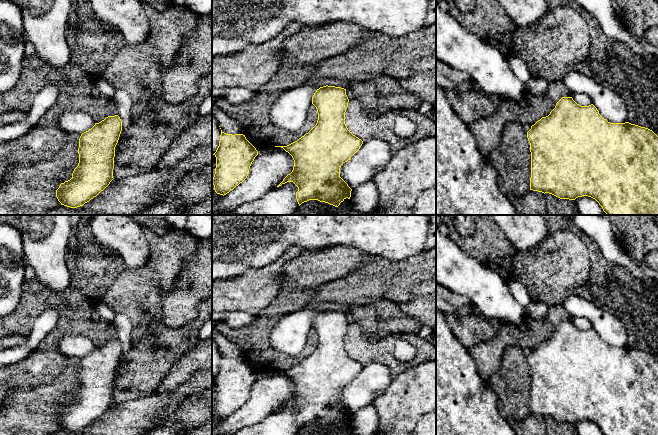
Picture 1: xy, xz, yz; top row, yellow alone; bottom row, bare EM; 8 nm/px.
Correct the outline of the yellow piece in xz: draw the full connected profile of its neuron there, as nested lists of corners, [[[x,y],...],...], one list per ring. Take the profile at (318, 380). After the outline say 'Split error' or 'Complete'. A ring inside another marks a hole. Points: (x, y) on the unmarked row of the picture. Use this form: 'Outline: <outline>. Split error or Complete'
Outline: [[[328,309],[320,311],[312,321],[318,337],[316,349],[297,365],[287,370],[275,370],[283,372],[294,384],[292,396],[277,411],[293,406],[298,411],[296,423],[299,430],[309,424],[318,424],[338,431],[351,421],[352,413],[340,401],[340,392],[360,373],[363,365],[353,359],[345,348],[348,326],[346,313]]]. Complete

